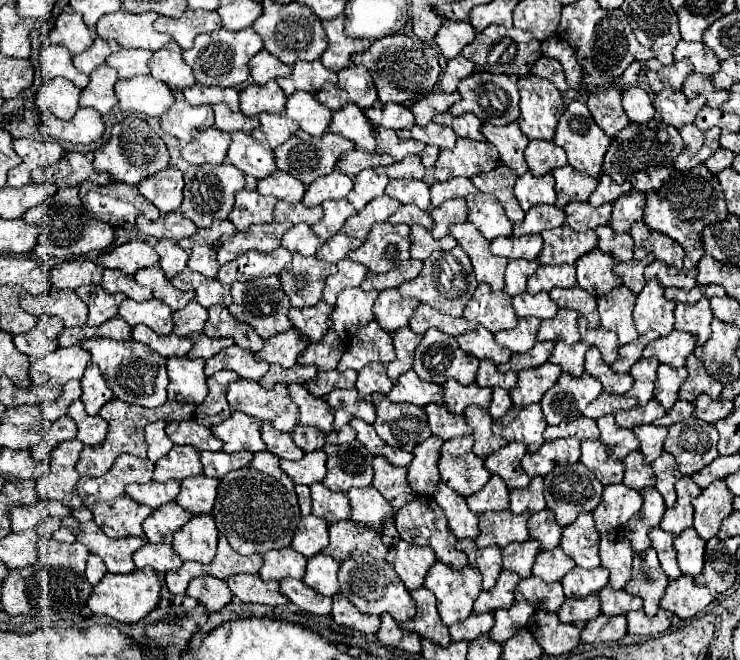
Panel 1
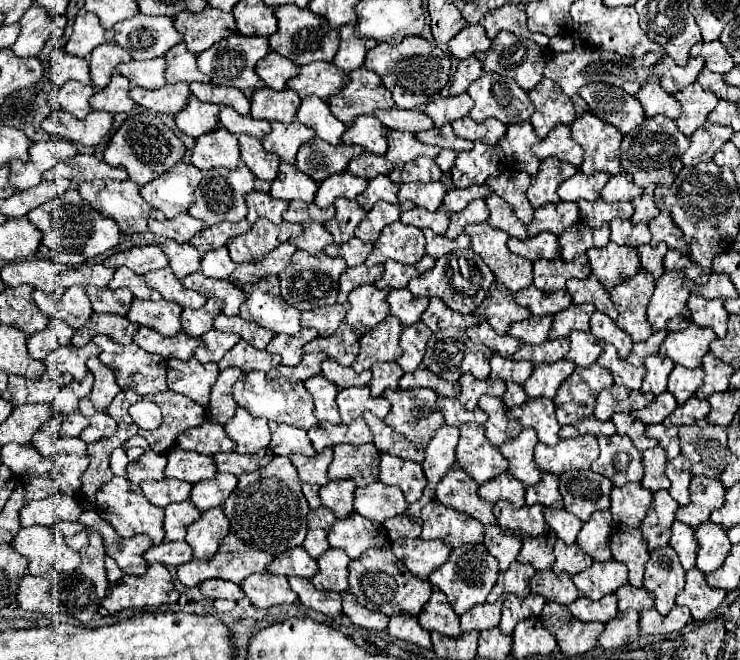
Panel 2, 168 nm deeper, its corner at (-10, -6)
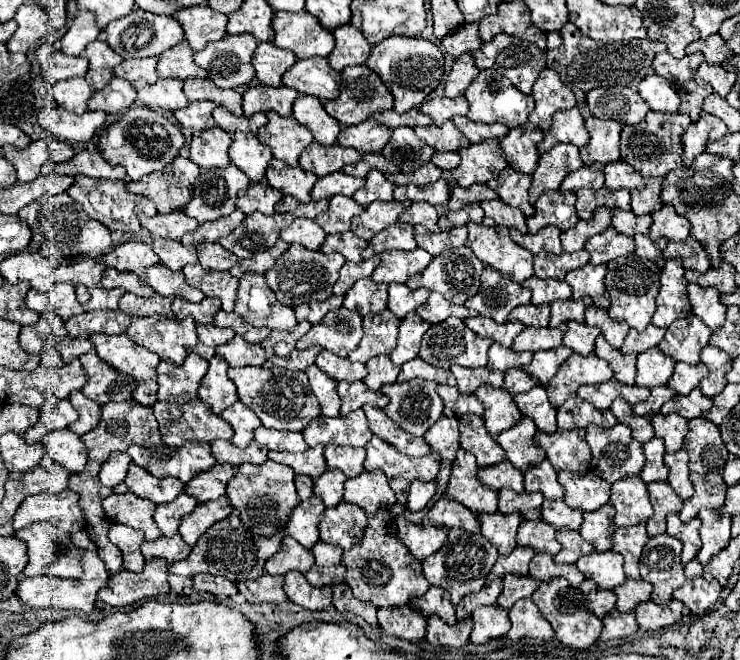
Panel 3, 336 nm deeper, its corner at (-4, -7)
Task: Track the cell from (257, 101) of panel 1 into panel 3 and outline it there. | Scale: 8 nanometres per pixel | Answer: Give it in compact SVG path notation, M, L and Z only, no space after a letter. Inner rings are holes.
M251 85L243 95L243 113L249 117L257 111L277 111L279 115L291 115L291 107L297 99L297 91L291 87L265 87L265 85Z

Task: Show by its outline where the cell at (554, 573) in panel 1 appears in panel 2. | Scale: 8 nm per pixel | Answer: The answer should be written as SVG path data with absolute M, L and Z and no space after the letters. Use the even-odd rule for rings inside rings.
M557 540L557 544L555 544L555 564L553 564L555 574L565 572L569 576L575 576L575 574L587 570L591 564L593 564L593 560L583 550L579 550L577 544L567 546L567 544Z

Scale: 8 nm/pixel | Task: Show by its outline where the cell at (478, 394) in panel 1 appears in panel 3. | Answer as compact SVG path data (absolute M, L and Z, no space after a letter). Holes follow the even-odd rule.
M451 365L449 369L455 375L457 387L461 393L473 393L483 383L489 383L493 387L503 387L503 373L501 371L493 371L487 367L467 369L467 367L459 367L459 365Z

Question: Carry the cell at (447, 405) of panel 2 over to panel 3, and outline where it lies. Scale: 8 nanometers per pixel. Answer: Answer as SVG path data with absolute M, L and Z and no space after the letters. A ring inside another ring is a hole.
M437 385L437 393L445 403L445 415L447 417L461 417L465 413L475 413L475 415L483 415L483 403L477 399L477 395L463 395L459 393L457 387L449 387L449 385Z

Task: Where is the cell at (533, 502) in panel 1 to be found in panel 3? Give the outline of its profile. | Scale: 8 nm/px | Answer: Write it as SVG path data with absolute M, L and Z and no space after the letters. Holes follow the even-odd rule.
M543 459L539 465L525 471L525 491L541 491L547 499L561 499L565 495L563 485L557 481L557 471Z

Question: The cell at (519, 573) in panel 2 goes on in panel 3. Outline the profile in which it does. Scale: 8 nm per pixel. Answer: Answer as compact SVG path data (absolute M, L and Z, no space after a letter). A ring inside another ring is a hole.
M515 547L509 555L499 555L499 559L495 561L495 565L487 575L487 583L497 577L503 577L505 573L527 575L527 565L533 557L535 557L535 551L531 547Z

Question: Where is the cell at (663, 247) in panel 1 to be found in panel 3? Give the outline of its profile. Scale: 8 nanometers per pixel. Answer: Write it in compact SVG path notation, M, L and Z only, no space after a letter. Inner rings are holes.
M663 205L659 211L653 213L651 225L651 239L667 239L667 241L681 241L689 237L689 221L683 215L677 215L671 205Z

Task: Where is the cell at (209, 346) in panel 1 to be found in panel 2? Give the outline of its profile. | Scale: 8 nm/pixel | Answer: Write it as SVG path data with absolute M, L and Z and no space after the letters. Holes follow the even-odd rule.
M209 330L201 336L203 344L195 350L195 358L199 362L219 362L227 350L231 350L241 338L239 334L225 334L219 330Z

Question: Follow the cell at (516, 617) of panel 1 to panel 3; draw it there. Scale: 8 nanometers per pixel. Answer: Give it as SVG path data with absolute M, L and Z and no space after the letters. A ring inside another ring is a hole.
M505 575L503 577L503 591L497 599L497 605L501 605L503 609L511 609L515 601L519 601L521 597L531 597L535 593L535 589L539 587L537 579L531 579L529 575Z

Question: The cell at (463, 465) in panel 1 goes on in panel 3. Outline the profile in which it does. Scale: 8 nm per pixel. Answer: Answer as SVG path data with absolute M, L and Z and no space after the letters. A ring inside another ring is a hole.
M463 415L459 419L461 447L477 457L479 467L489 467L505 461L505 451L485 429L485 421L479 415Z

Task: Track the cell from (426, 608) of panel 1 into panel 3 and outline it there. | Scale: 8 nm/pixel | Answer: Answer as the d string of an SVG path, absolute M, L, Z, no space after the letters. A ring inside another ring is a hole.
M431 585L423 597L413 597L411 605L417 607L417 609L421 609L423 615L427 615L427 617L433 615L433 613L437 613L449 625L453 625L457 621L457 617L455 617L455 605L449 601L449 591L445 591L441 587Z

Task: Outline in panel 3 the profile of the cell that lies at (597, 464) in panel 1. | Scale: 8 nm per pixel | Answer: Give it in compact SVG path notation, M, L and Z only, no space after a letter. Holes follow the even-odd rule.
M617 423L611 429L595 425L587 427L587 443L591 447L591 473L607 483L615 483L625 475L639 475L645 465L643 447L631 437L627 425Z

